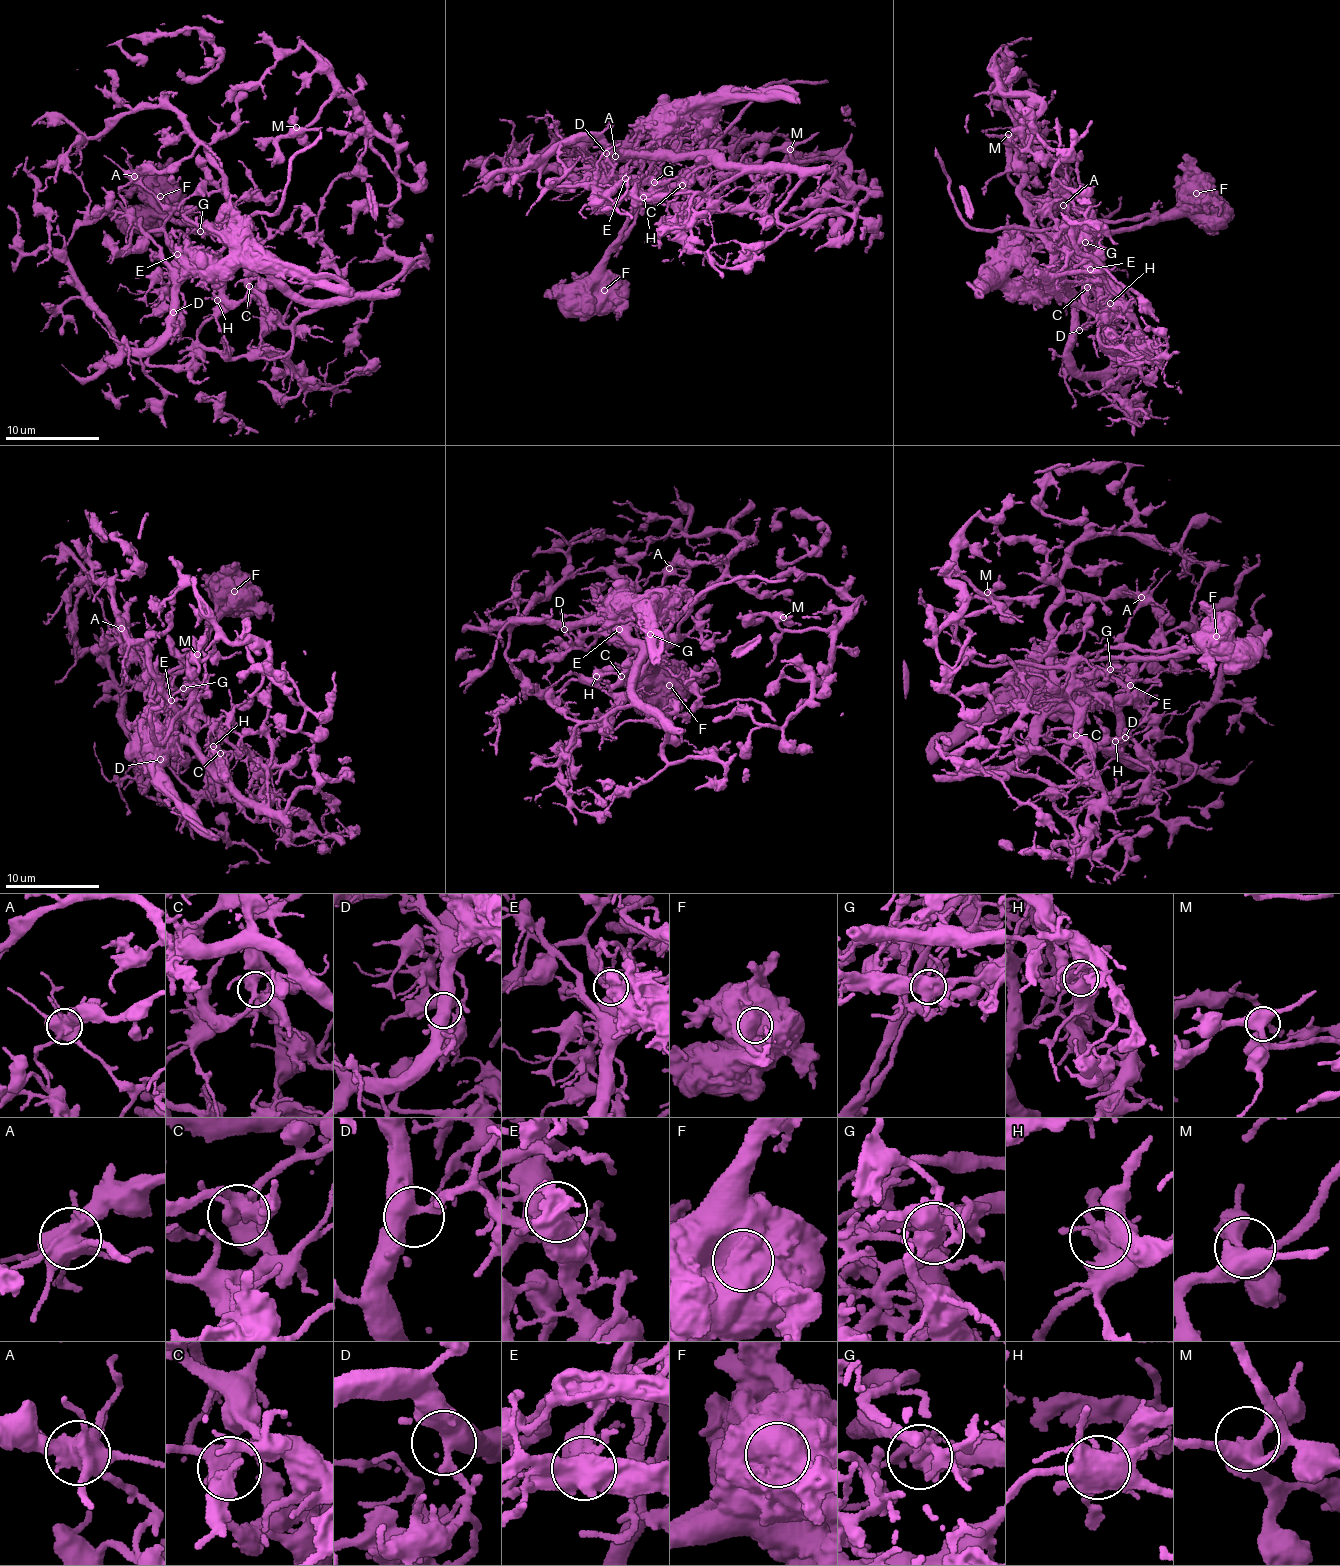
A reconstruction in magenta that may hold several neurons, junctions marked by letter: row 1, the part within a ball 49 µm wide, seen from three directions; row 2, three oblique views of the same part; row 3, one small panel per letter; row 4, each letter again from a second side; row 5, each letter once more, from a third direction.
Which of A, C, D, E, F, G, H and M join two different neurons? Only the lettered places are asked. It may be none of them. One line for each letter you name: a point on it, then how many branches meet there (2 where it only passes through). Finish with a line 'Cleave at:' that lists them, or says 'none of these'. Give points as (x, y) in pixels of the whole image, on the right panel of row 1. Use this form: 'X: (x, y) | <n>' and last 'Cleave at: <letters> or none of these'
A: (1063, 205) | 8
E: (1090, 269) | 4
F: (1196, 193) | 1
G: (1085, 242) | 3
Cleave at: A, E, F, G

